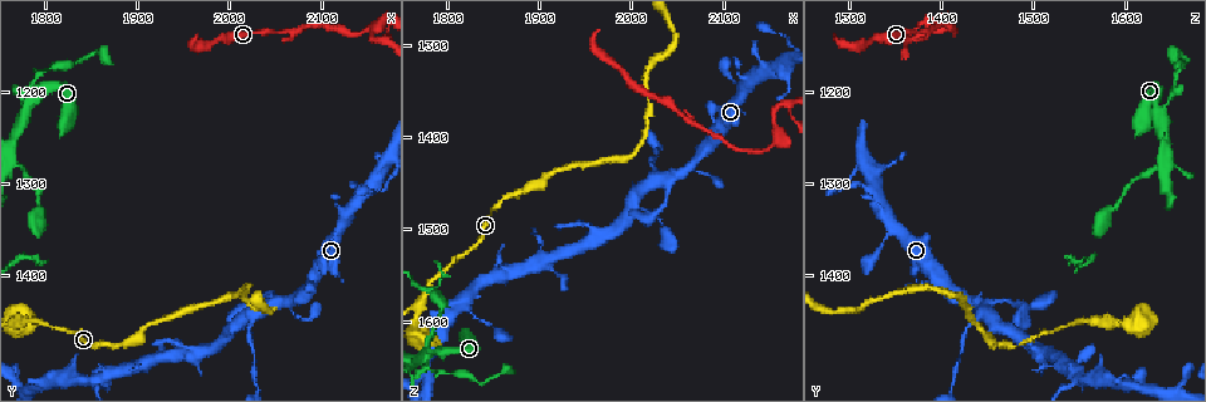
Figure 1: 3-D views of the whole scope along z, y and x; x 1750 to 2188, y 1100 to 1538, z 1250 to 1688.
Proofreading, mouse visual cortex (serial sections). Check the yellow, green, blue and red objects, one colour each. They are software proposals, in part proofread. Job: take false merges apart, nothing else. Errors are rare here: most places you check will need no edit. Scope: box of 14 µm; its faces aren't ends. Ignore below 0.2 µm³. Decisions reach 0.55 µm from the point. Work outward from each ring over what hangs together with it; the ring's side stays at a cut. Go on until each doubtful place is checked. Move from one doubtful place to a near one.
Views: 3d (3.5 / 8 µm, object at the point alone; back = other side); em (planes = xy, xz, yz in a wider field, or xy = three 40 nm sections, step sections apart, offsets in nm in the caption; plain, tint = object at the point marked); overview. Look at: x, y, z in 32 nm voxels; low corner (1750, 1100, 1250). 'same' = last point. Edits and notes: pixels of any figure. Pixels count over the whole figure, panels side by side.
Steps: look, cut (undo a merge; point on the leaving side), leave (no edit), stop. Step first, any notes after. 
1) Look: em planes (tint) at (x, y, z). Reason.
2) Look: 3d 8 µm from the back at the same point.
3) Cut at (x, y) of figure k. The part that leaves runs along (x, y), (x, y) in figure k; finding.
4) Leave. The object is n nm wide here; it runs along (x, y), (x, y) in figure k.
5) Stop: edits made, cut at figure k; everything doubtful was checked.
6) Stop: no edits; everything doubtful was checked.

Look: 3d 3.5 µm at (1780, 1225, 1640). Two arms in line, one across.

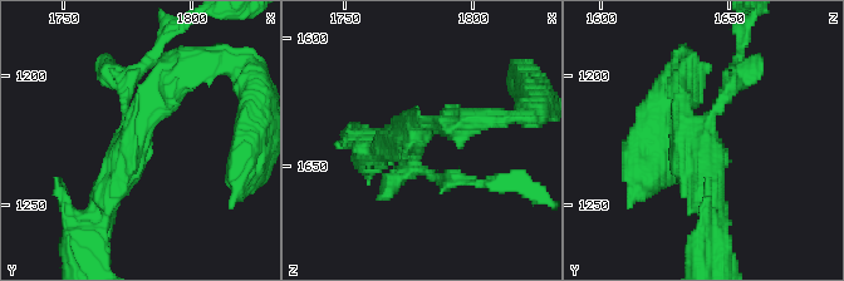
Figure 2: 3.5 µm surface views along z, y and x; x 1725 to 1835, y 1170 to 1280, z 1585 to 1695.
Look: em xy step 3 (tint) at (1777, 1226, 1636). 3 arms meet here; the arms are 200, 350, 400 nm wide; need the tissue.

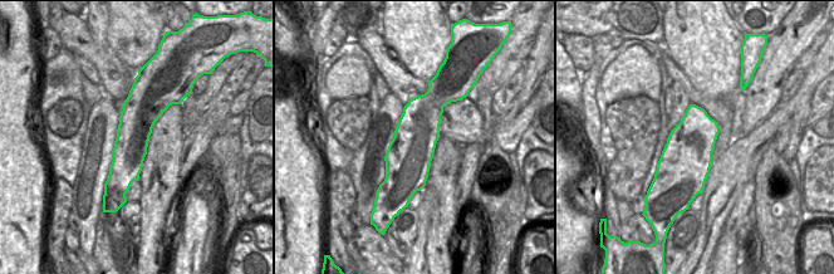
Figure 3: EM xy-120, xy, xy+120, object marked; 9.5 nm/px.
Leave. It runs along (185, 72), (135, 122), (99, 210) in figure 2; continuous, no second cell.

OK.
Look: 3d 3.5 µm at (2155, 1130, 1405). Sharp bend.

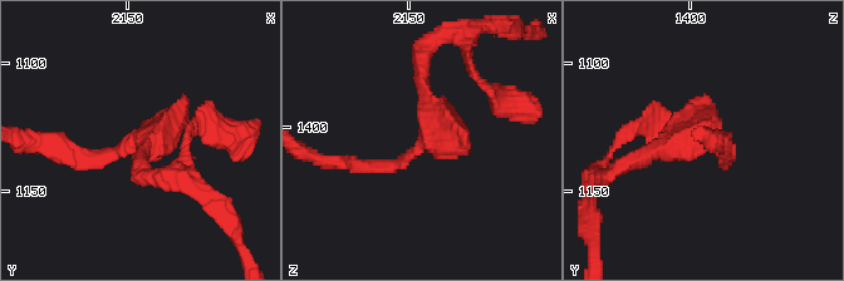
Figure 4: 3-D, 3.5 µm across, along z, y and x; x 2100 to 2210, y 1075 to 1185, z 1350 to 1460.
Look: em xy step 5 (tint) at (2158, 1127, 1406).

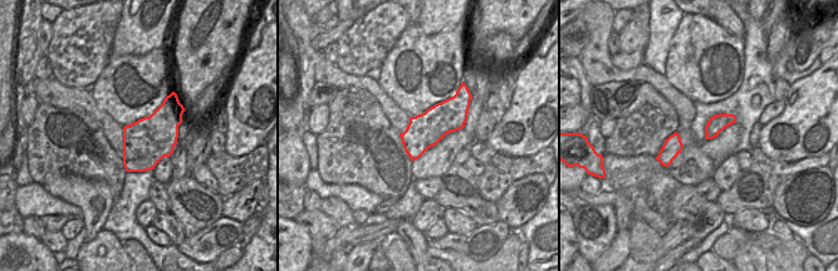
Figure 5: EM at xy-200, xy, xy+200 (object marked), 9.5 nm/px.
Leave. The object is 340 nm wide here; it runs along (358, 164), (397, 164), (431, 138), (423, 68) in figure 4; one cell here.

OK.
Look: em xy step 1 (tint) at (2170, 1140, 1365). Three arms meet.

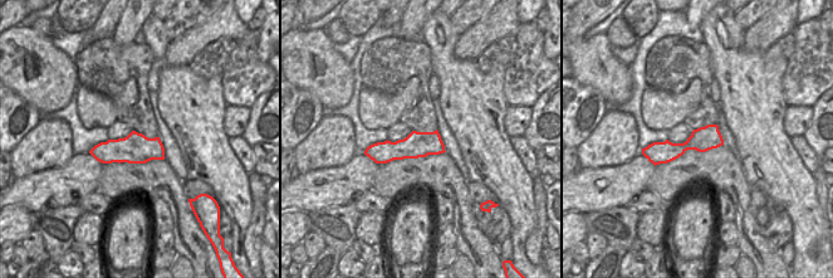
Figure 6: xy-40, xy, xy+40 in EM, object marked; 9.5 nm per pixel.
Look: 3d 3.5 µm from the back at the same point. Wider look.

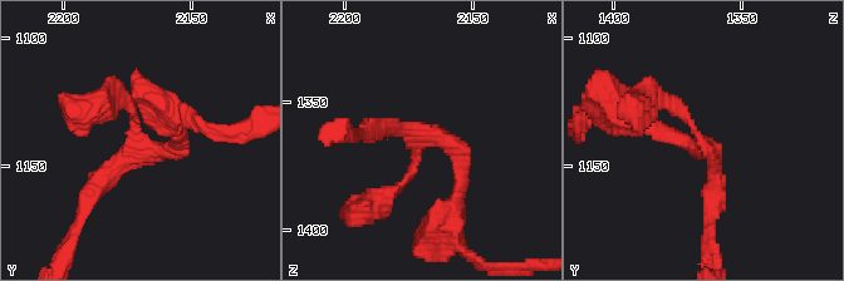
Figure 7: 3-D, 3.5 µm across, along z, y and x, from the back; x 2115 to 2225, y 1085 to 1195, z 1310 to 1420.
Leave. 3 arms meet here; the arms are 150, 200, 250 nm wide; it runs along (441, 147), (368, 151) in figure 6; continuous, no second cell.

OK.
Stop: no edits; everything doubtful was checked.

